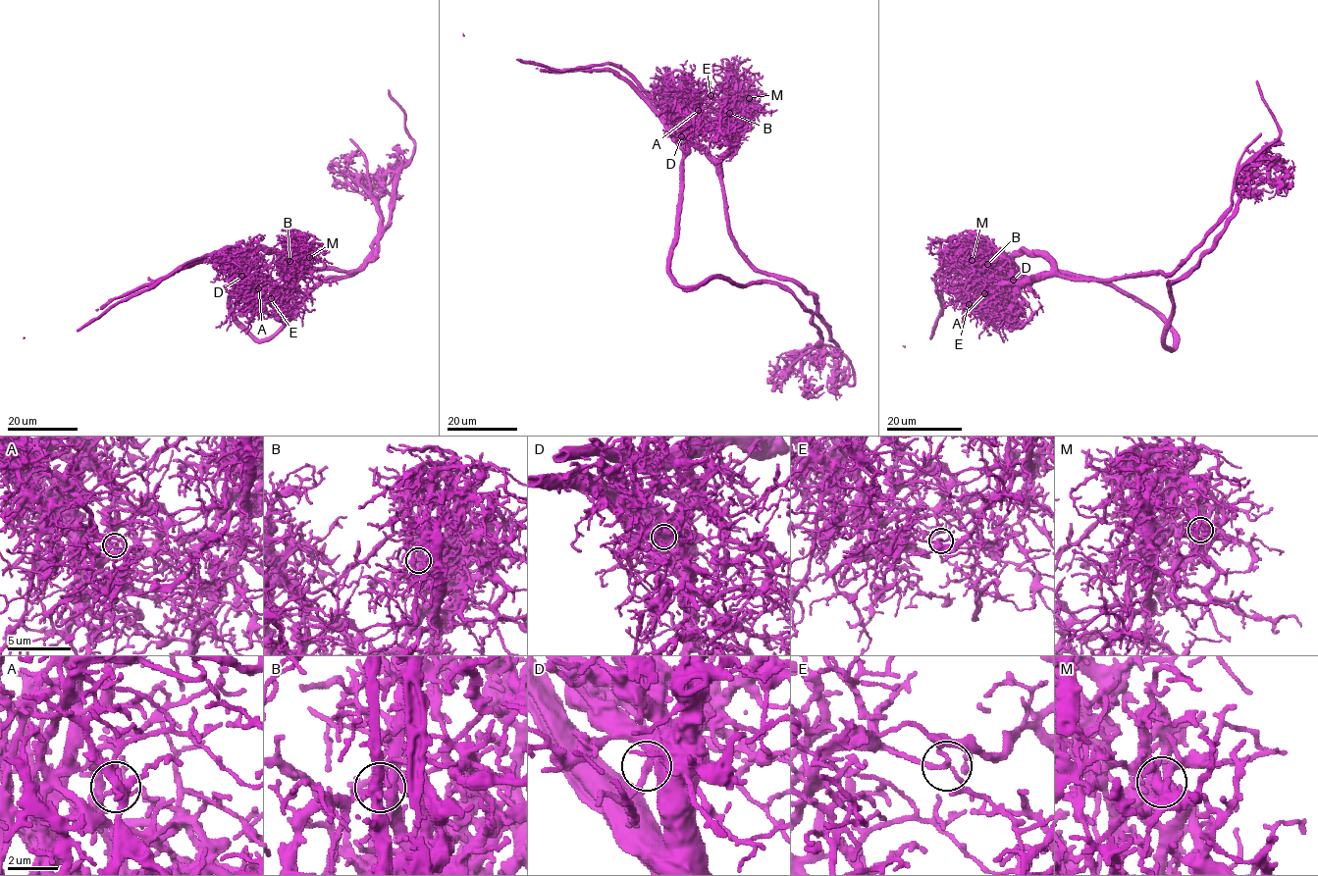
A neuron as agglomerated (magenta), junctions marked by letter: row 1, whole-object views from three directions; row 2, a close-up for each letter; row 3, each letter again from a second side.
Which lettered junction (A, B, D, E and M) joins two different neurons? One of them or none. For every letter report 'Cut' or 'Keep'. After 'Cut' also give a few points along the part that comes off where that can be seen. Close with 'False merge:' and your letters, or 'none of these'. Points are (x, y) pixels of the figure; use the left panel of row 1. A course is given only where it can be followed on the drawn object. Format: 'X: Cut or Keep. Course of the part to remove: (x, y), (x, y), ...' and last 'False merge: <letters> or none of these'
A: Keep
B: Keep
D: Keep
E: Cut. Course of the part to remove: (271, 298), (292, 277), (282, 272), (359, 271), (375, 255), (394, 179), (414, 149), (388, 89)
M: Keep
False merge: E

